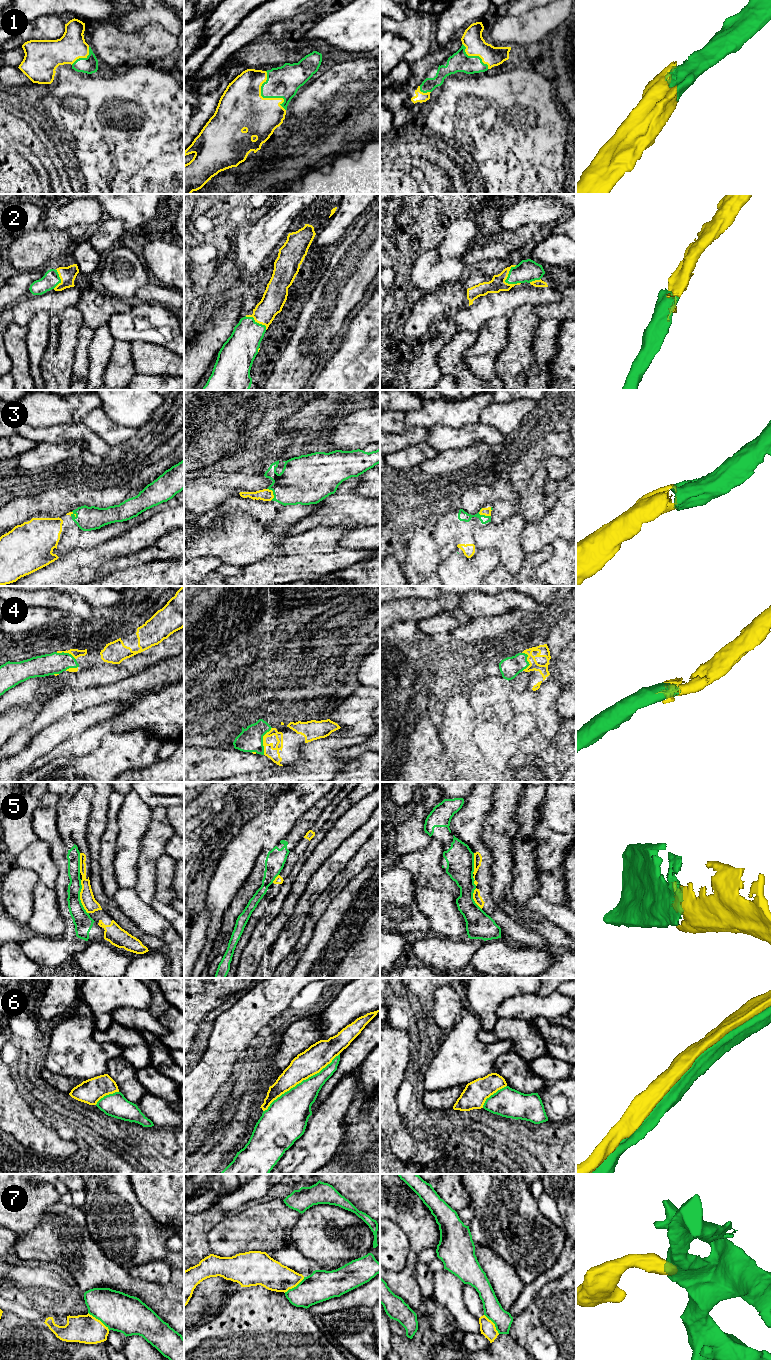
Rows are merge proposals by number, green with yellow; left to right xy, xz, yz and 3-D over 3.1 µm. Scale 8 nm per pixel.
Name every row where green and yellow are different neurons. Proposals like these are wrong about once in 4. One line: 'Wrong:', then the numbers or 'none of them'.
Wrong: 6, 7

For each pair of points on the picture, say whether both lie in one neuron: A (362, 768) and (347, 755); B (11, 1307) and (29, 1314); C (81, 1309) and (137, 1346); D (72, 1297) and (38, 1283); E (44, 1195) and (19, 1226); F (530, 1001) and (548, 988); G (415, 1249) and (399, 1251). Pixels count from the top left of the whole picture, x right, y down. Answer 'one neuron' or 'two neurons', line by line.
A: two neurons
B: one neuron
C: one neuron
D: one neuron
E: one neuron
F: two neurons
G: two neurons

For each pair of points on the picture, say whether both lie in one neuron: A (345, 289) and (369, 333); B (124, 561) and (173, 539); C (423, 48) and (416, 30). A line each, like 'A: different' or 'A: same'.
A: different
B: same
C: same

